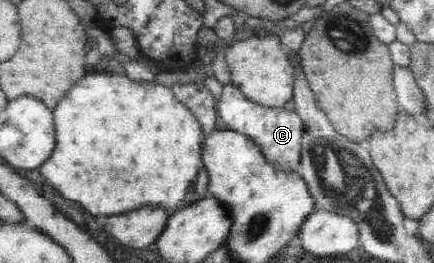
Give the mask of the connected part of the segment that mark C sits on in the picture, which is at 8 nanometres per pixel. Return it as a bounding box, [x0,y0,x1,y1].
[218,83,307,170]

